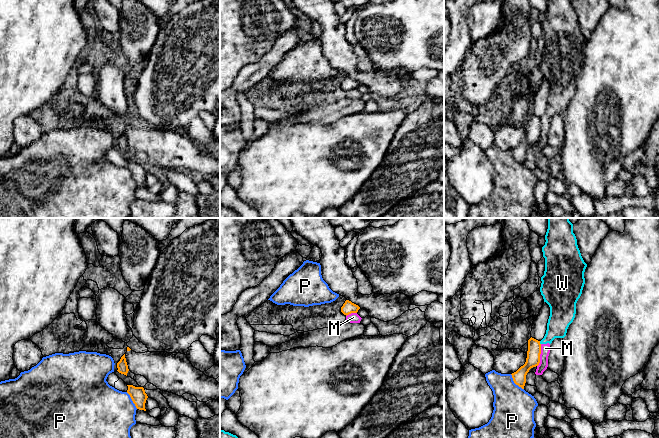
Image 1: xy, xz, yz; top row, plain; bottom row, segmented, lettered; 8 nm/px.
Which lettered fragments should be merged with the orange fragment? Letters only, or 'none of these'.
none of these

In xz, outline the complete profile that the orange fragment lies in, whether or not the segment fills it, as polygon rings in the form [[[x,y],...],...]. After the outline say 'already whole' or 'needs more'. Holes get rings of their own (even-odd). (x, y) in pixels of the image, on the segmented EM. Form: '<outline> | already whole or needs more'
[[[346,300],[343,306],[341,307],[341,312],[344,315],[349,315],[351,313],[357,313],[360,307],[349,300]]] | already whole

